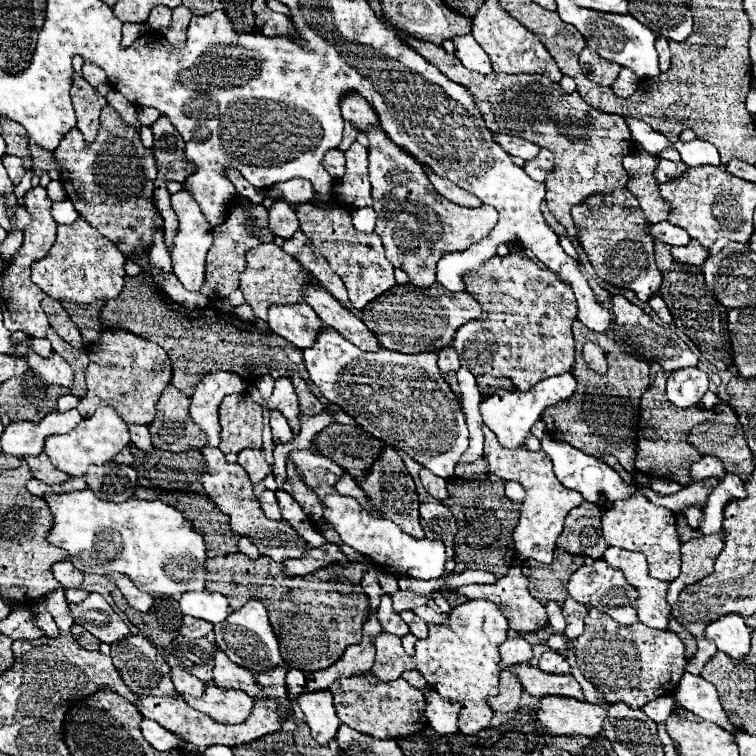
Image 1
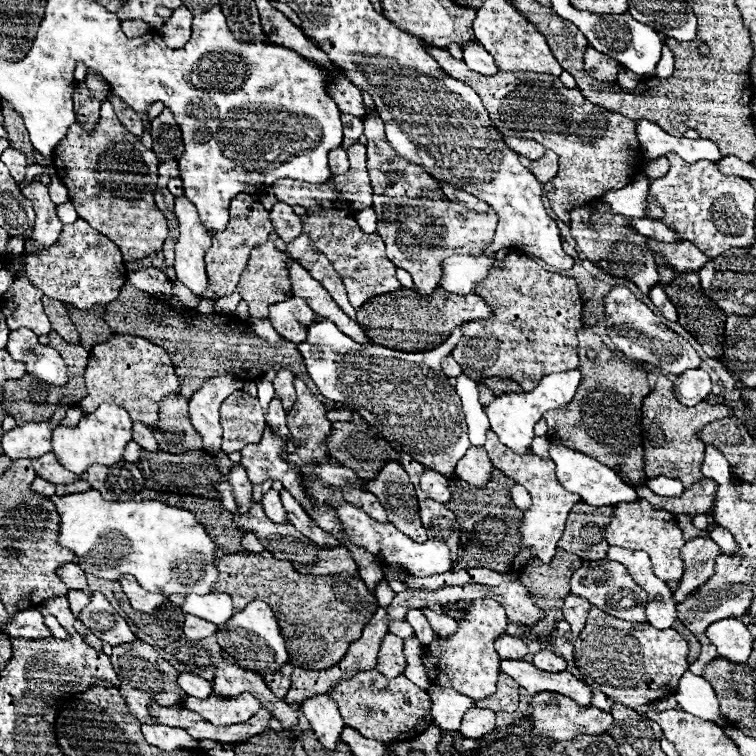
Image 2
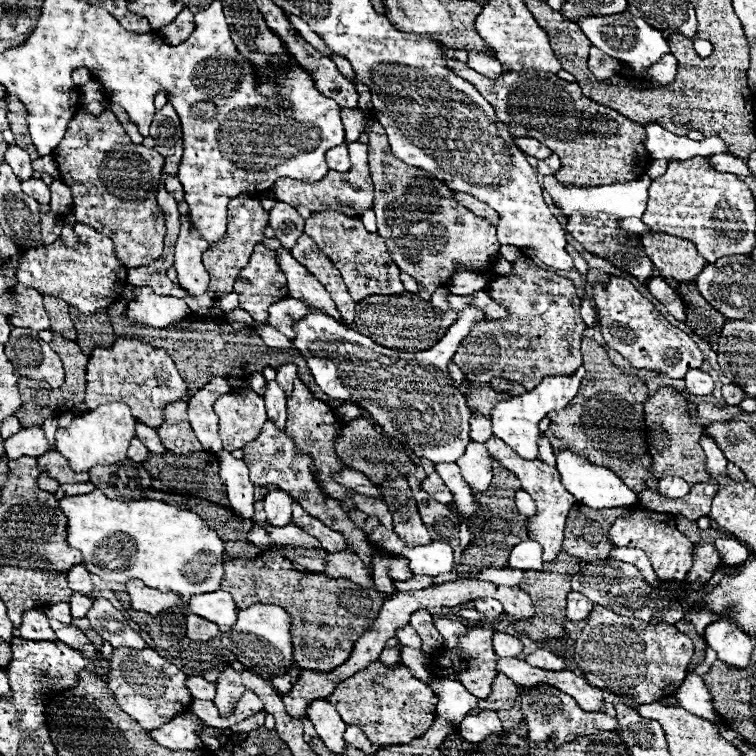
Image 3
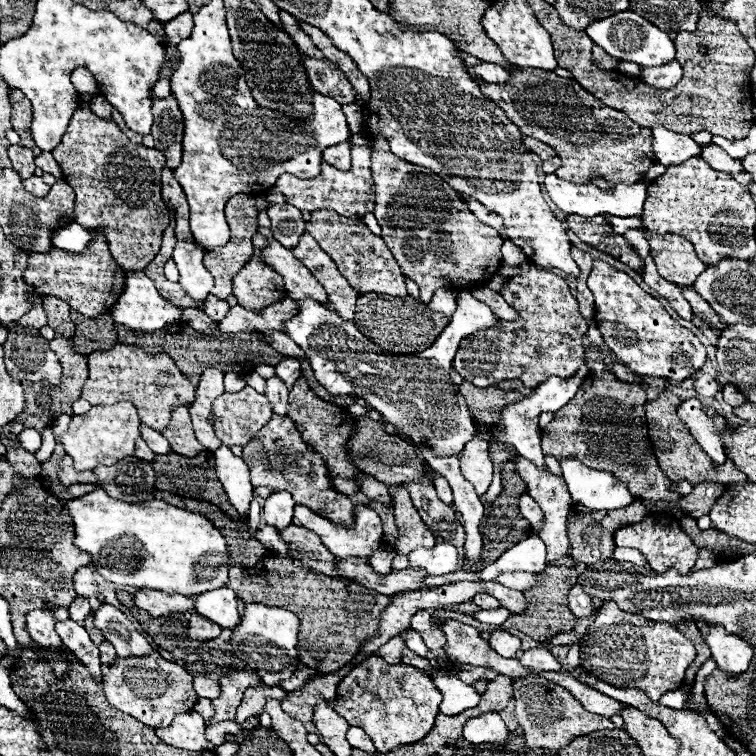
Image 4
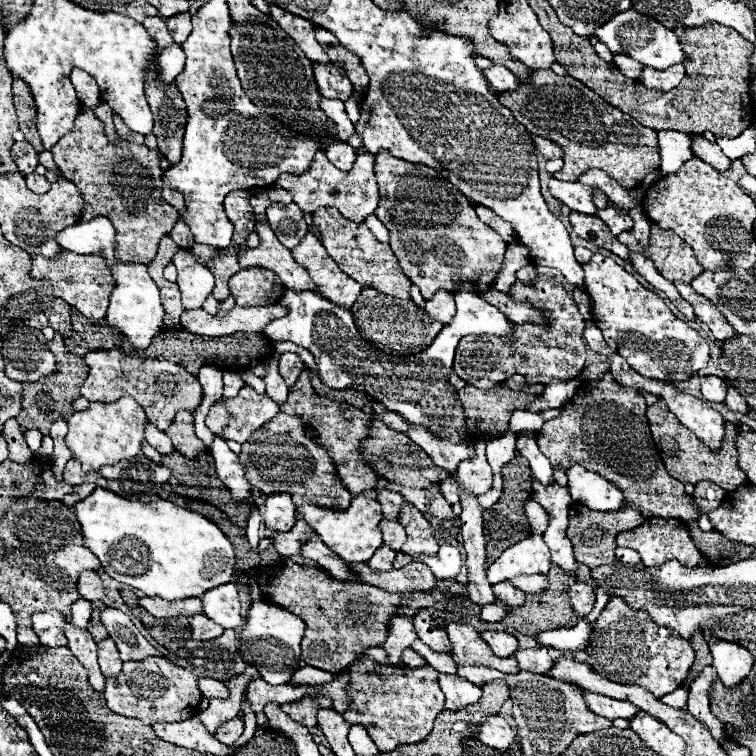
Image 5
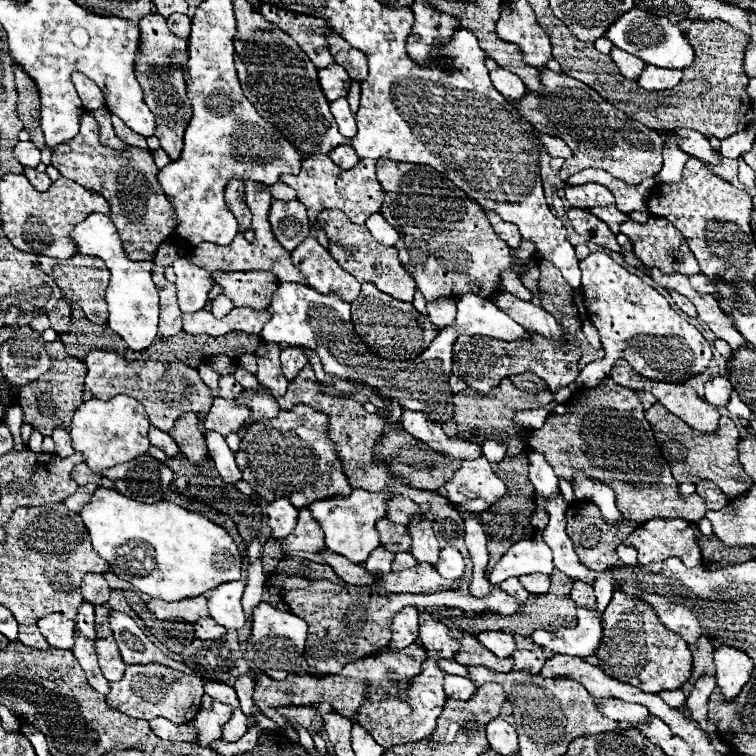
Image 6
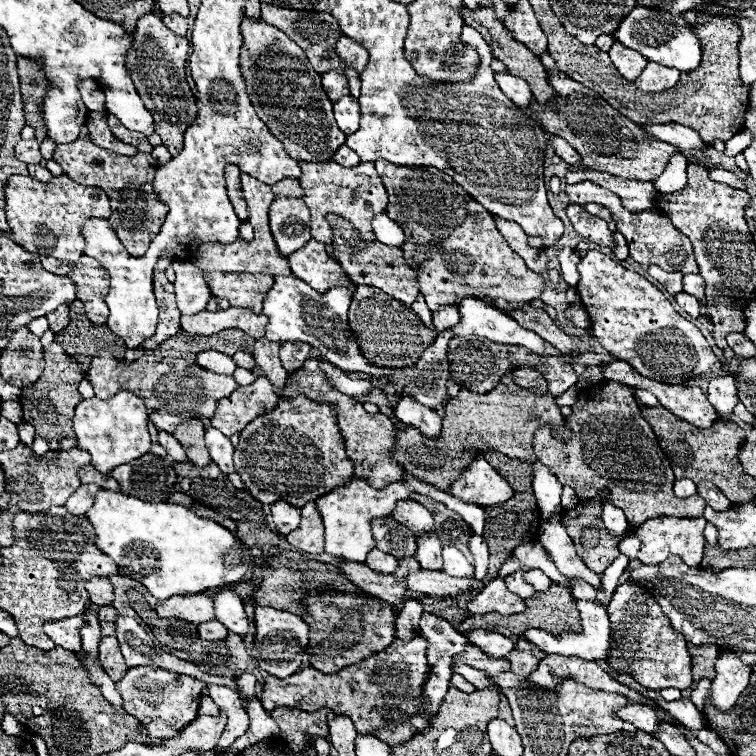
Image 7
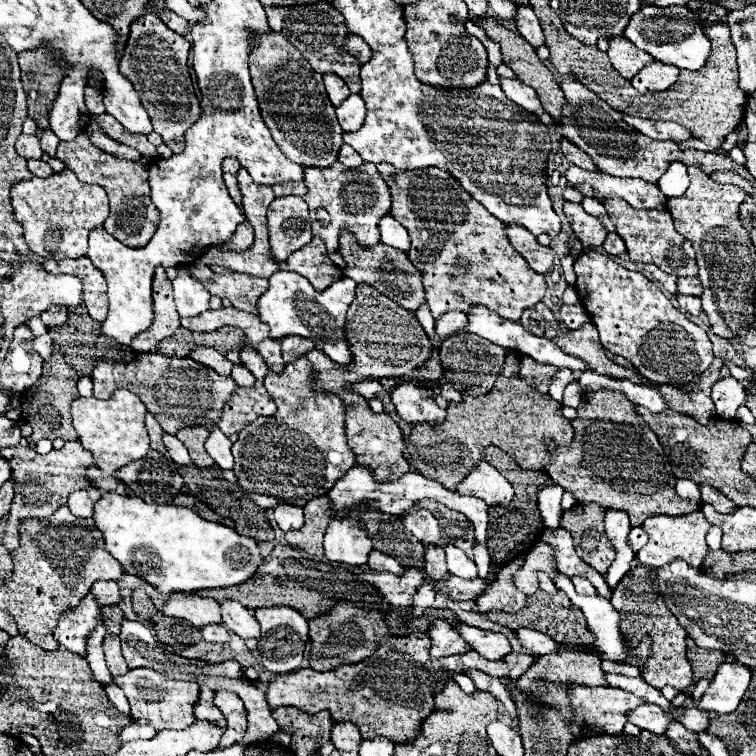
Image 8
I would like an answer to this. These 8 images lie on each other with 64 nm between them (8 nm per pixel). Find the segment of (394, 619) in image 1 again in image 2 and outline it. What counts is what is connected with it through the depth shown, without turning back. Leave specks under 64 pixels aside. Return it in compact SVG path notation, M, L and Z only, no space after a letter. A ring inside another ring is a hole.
M382 578L382 580L378 582L378 588L376 588L376 598L378 598L378 604L380 604L382 608L386 608L386 606L392 602L392 596L394 596L394 592L388 588L388 582ZM396 622L396 624L392 624L390 628L392 628L392 634L400 636L402 640L408 640L408 638L414 638L414 636L416 636L414 630L412 630L412 626L410 626L408 622Z

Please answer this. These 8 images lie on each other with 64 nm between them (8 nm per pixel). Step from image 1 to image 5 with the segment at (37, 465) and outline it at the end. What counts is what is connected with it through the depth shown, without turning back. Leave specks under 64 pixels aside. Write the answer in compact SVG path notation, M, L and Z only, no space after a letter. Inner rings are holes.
M68 460L66 468L64 468L64 482L72 484L72 486L78 486L78 484L86 484L86 482L94 482L96 486L102 486L106 488L106 480L98 474L98 472L84 472L80 462L78 460Z

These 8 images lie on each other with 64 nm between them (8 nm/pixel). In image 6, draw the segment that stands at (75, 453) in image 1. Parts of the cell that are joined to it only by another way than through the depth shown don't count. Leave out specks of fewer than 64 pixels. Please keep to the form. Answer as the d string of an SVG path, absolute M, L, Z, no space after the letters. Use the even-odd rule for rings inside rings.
M118 394L112 400L92 398L78 406L70 424L70 436L74 450L86 456L86 464L94 472L102 472L116 464L134 460L136 456L144 456L150 448L148 428L150 422L144 412L144 406L132 396Z

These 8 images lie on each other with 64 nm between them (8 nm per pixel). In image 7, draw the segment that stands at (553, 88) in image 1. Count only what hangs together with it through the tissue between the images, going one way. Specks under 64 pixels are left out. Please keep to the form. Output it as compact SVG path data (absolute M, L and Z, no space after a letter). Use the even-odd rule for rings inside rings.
M550 76L550 84L558 94L552 108L532 104L532 110L538 112L538 122L546 132L564 136L564 140L568 140L568 144L572 144L584 156L584 164L568 166L568 170L590 168L618 178L654 182L666 168L668 158L678 152L676 146L648 136L636 122L616 112L606 100L596 96L596 92L580 82L566 76Z

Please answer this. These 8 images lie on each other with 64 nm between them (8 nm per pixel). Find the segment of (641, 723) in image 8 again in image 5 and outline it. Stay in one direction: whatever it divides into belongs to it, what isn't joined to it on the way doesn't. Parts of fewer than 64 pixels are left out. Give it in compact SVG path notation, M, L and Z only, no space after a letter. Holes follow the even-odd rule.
M582 690L582 692L584 692L584 696L586 696L588 708L592 708L592 712L596 712L598 716L604 716L604 718L608 718L608 720L616 720L616 718L630 720L630 718L634 718L634 716L640 712L640 708L636 708L636 706L630 704L630 702L614 700L614 698L600 696L600 694L586 692L586 690Z

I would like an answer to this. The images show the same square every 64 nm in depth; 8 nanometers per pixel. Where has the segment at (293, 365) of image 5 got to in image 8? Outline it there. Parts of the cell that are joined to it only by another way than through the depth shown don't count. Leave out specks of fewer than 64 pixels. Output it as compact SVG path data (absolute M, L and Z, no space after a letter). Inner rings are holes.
M284 336L282 338L282 356L284 356L286 364L288 364L288 360L296 360L296 358L304 356L312 348L314 348L314 342L308 338L300 338L300 336Z

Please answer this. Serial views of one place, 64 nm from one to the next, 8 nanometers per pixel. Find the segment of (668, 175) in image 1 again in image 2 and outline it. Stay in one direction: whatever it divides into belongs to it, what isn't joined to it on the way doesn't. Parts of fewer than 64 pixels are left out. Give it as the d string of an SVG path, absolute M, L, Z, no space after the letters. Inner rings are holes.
M664 156L664 158L658 158L658 160L652 160L648 166L646 166L646 176L648 178L660 178L660 176L664 176L666 172L668 172L668 168L670 168L670 162L668 162L668 158Z

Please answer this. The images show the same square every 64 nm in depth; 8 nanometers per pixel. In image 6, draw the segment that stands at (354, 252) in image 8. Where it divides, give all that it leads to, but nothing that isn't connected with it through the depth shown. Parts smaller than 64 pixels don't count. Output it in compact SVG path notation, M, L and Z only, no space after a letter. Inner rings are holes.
M324 210L320 214L320 222L324 224L326 232L328 232L328 250L332 254L332 258L352 276L356 276L356 280L360 284L372 282L378 290L390 294L396 300L402 302L412 302L414 298L414 290L416 290L416 282L414 278L406 272L406 268L400 264L398 260L398 250L394 246L384 246L380 242L376 242L368 228L360 228L356 224L352 224L348 220L348 216L344 216L344 212L340 210Z

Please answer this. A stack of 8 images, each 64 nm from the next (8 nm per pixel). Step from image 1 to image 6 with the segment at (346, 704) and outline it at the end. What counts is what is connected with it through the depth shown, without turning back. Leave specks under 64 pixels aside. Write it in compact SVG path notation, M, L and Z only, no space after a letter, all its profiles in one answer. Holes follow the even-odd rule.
M424 664L422 674L410 682L410 690L408 690L406 700L388 698L380 692L372 694L372 696L368 696L368 702L360 708L360 714L358 714L356 722L360 726L364 726L374 736L374 740L384 748L392 748L396 744L422 740L424 736L434 732L436 718L440 716L442 706L446 702L444 676L446 676L446 672L442 672L438 668L438 664ZM388 706L394 706L394 708L388 708Z

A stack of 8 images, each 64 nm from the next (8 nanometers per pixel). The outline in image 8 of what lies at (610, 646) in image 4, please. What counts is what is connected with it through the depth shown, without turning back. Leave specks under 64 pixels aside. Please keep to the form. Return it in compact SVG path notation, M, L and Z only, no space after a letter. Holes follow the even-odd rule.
M650 566L632 568L620 580L620 584L614 588L610 602L622 616L620 628L624 632L624 636L628 636L628 640L636 642L644 634L650 634L654 640L652 656L644 662L642 678L654 688L674 686L674 688L682 690L682 688L692 686L692 682L694 682L692 668L686 660L686 636L688 636L688 632L684 632L684 628L680 626L676 616L668 610L664 596L660 594L660 588L656 584L656 576L658 576L656 568L650 568Z

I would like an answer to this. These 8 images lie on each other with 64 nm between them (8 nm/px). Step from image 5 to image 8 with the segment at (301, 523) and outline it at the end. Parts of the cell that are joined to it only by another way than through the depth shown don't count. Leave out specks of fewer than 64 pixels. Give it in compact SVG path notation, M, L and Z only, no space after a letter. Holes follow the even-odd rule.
M328 496L312 498L304 506L304 514L306 514L304 526L298 528L298 530L286 532L286 542L290 546L296 546L296 548L308 552L308 554L322 556L324 554L322 540L324 540L328 522L332 520L332 510L330 510Z

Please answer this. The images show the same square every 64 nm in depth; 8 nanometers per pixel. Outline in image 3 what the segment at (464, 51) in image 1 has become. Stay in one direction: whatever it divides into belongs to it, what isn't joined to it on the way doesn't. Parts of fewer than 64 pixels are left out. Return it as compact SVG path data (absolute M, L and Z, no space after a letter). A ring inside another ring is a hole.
M468 54L468 66L472 70L476 70L478 74L486 76L486 78L500 78L502 76L502 64L496 60L496 58L490 58L490 56L480 56L480 54Z

